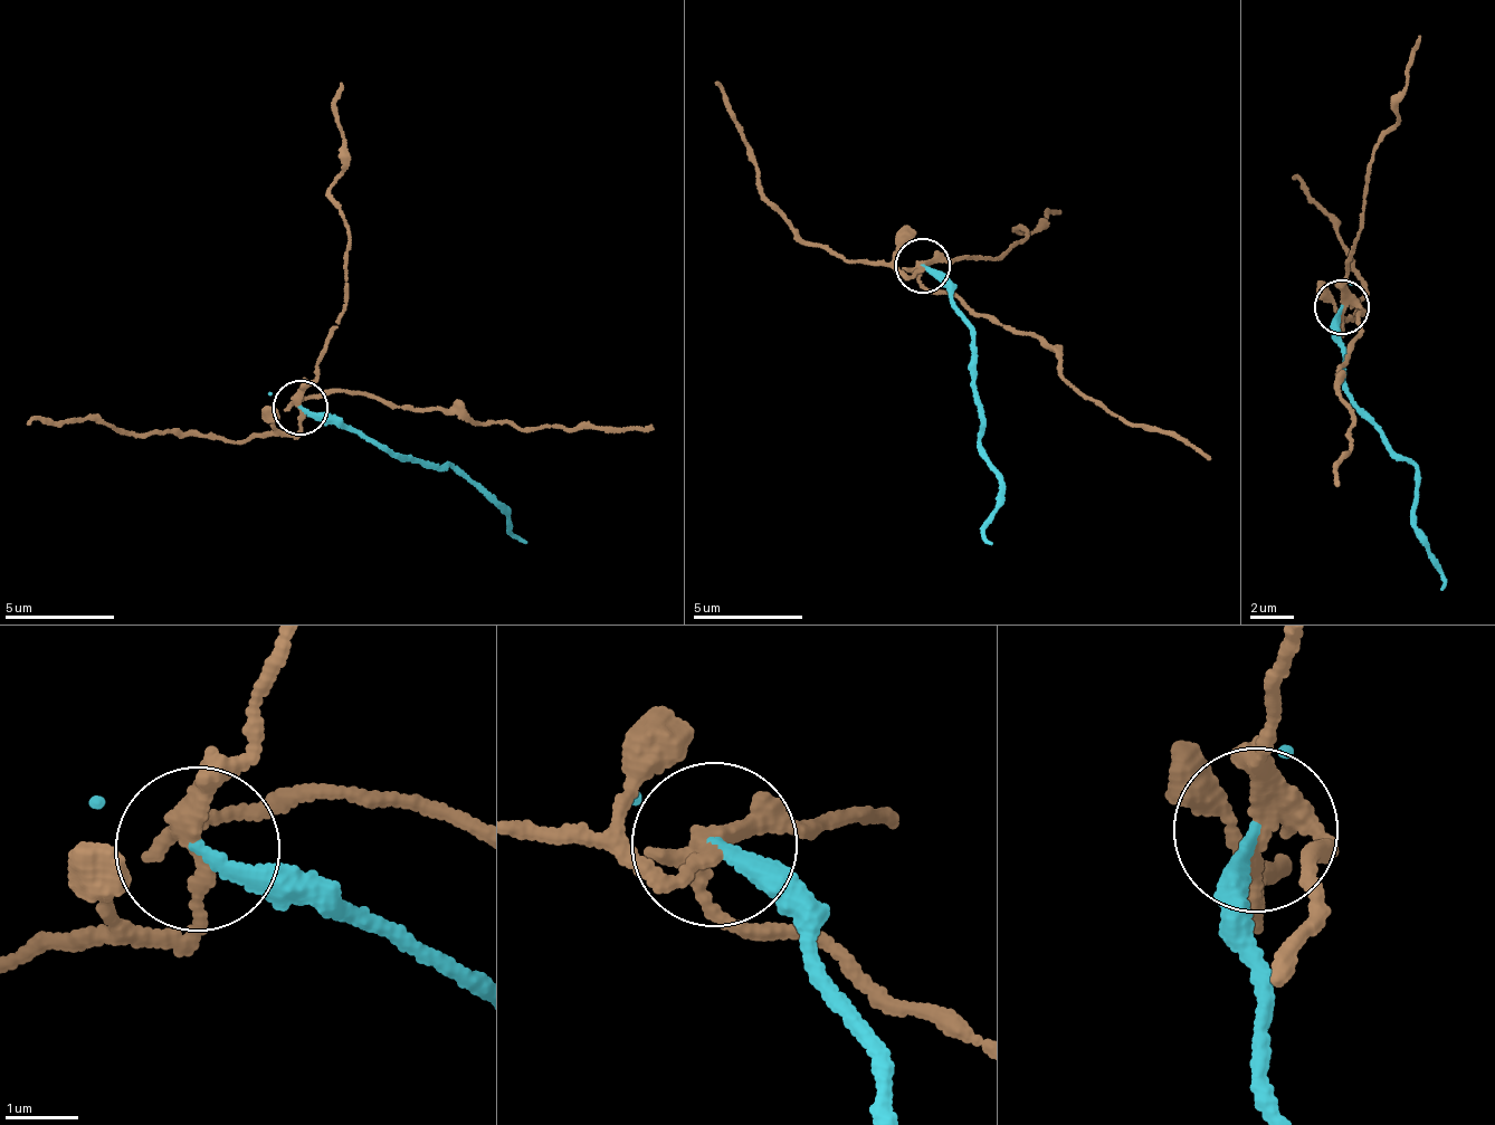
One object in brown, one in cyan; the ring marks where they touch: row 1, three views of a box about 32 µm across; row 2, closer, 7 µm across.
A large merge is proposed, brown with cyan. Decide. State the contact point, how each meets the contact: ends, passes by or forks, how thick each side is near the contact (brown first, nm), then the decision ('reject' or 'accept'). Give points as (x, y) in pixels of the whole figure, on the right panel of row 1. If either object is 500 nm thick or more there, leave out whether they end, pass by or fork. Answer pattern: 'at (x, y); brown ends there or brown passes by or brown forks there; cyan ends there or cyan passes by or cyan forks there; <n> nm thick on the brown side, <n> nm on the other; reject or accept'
at (1342, 306); brown forks there; cyan passes by; 280 nm thick on the brown side, 140 nm on the other; reject

